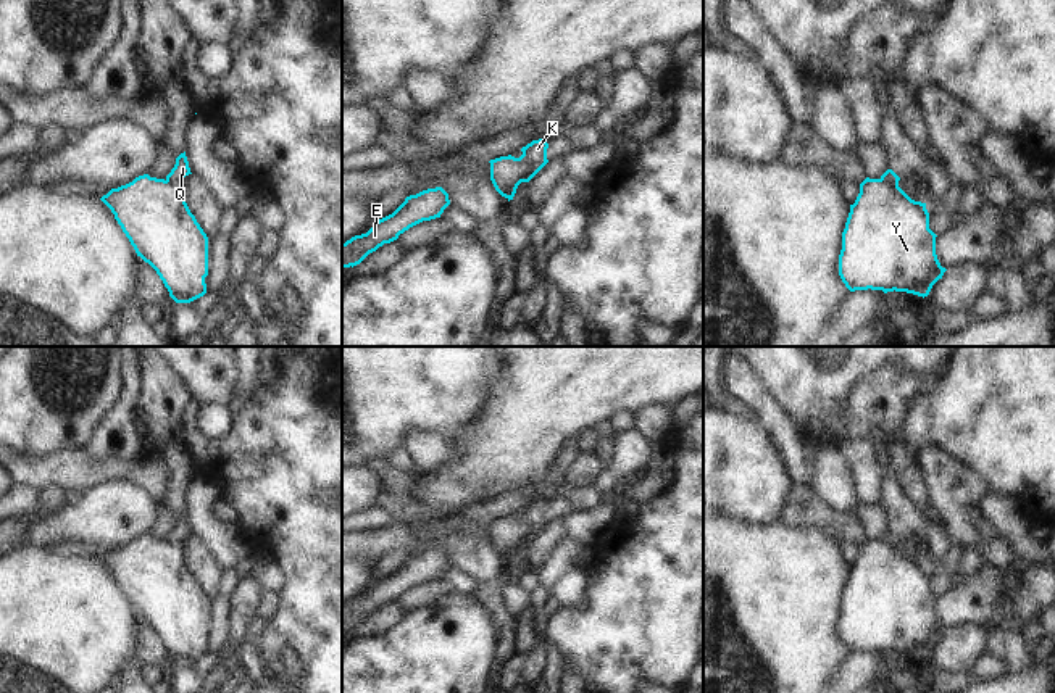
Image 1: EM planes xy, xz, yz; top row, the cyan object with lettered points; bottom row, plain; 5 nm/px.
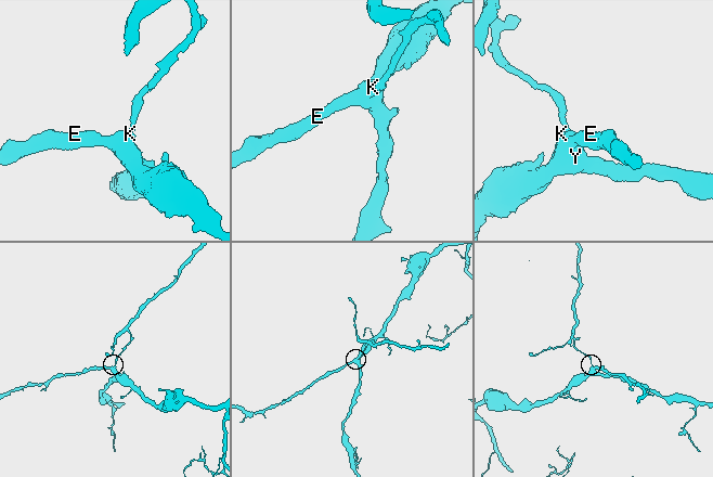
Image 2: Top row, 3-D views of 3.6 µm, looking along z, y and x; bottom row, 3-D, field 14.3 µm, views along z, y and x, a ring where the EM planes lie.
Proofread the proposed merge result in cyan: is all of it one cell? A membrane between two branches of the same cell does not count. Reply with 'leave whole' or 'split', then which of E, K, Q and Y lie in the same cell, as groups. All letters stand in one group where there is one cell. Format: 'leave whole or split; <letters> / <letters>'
split; E K Y / Q

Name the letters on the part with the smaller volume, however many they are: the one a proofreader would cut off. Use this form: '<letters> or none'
Q.

